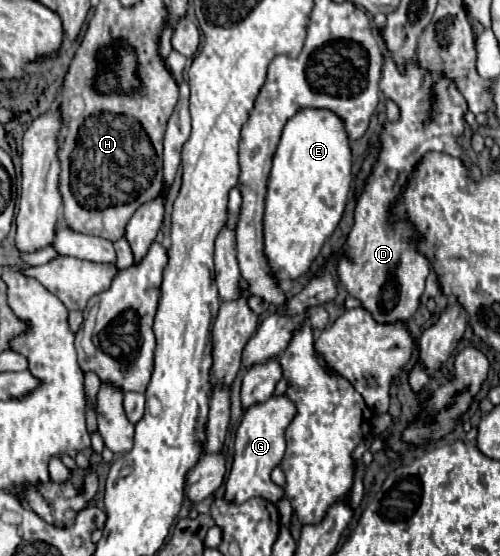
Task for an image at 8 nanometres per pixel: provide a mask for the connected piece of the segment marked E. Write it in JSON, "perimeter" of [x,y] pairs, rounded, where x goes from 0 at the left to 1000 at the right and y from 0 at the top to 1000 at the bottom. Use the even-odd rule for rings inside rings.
{"perimeter":[[[632,194],[580,212],[548,277],[528,381],[528,460],[556,507],[616,493],[684,392],[700,327],[704,277],[684,216],[660,198]]]}

